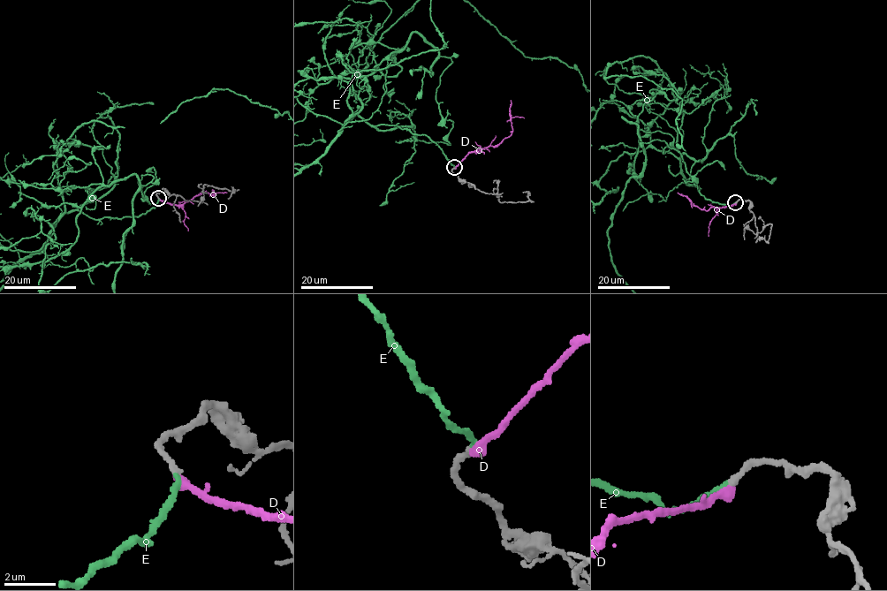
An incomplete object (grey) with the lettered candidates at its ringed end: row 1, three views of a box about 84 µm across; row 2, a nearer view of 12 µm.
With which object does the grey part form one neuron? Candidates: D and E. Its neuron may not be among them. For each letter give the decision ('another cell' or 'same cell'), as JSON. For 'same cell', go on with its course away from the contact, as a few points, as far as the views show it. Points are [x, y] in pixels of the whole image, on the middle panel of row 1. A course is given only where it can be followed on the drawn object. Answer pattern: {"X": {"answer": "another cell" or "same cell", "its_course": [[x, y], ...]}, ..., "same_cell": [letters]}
{"D": {"answer": "another cell"}, "E": {"answer": "same cell"}, "same_cell": ["E"]}

